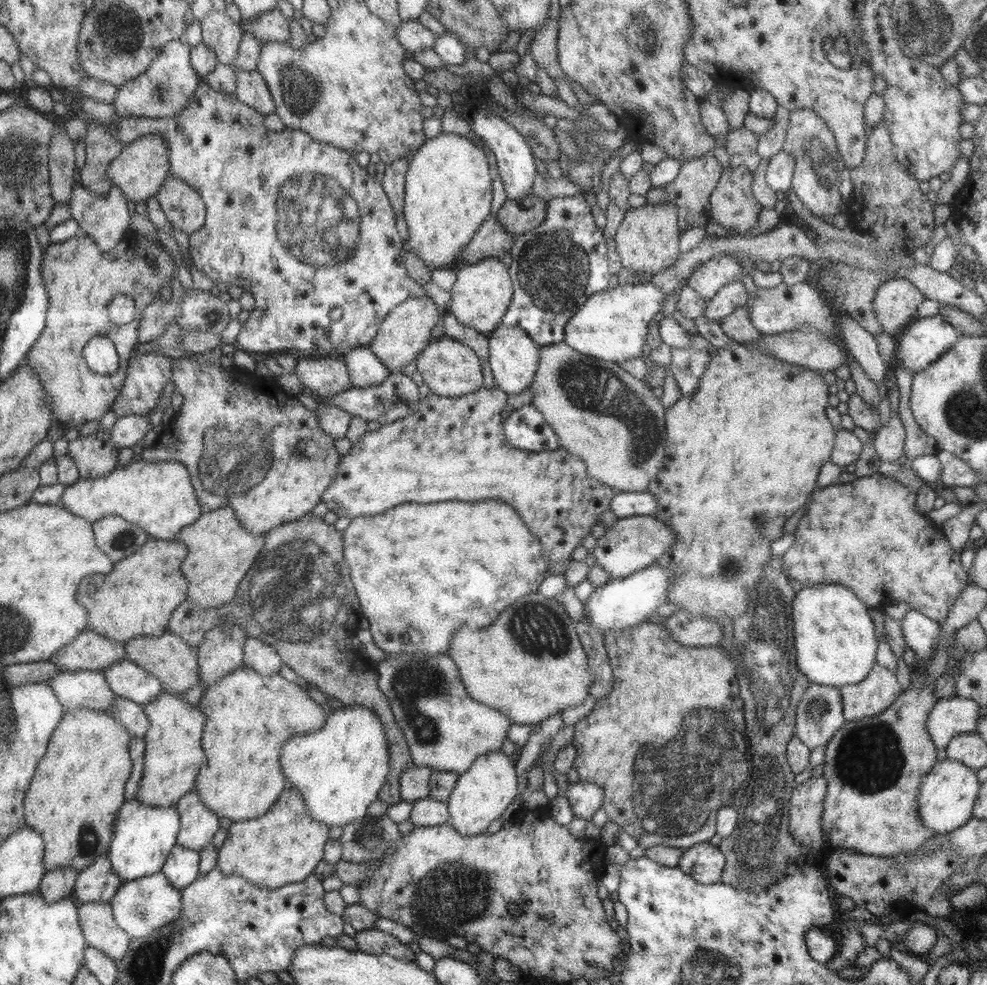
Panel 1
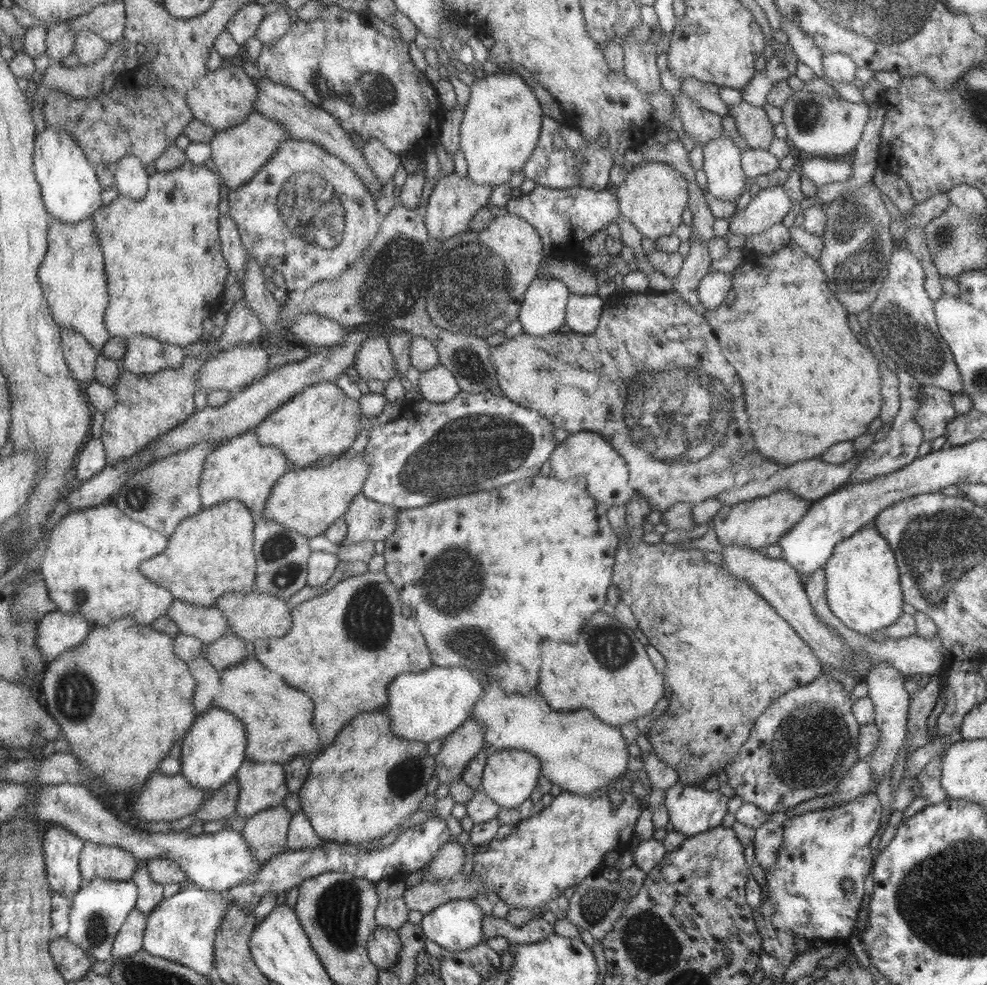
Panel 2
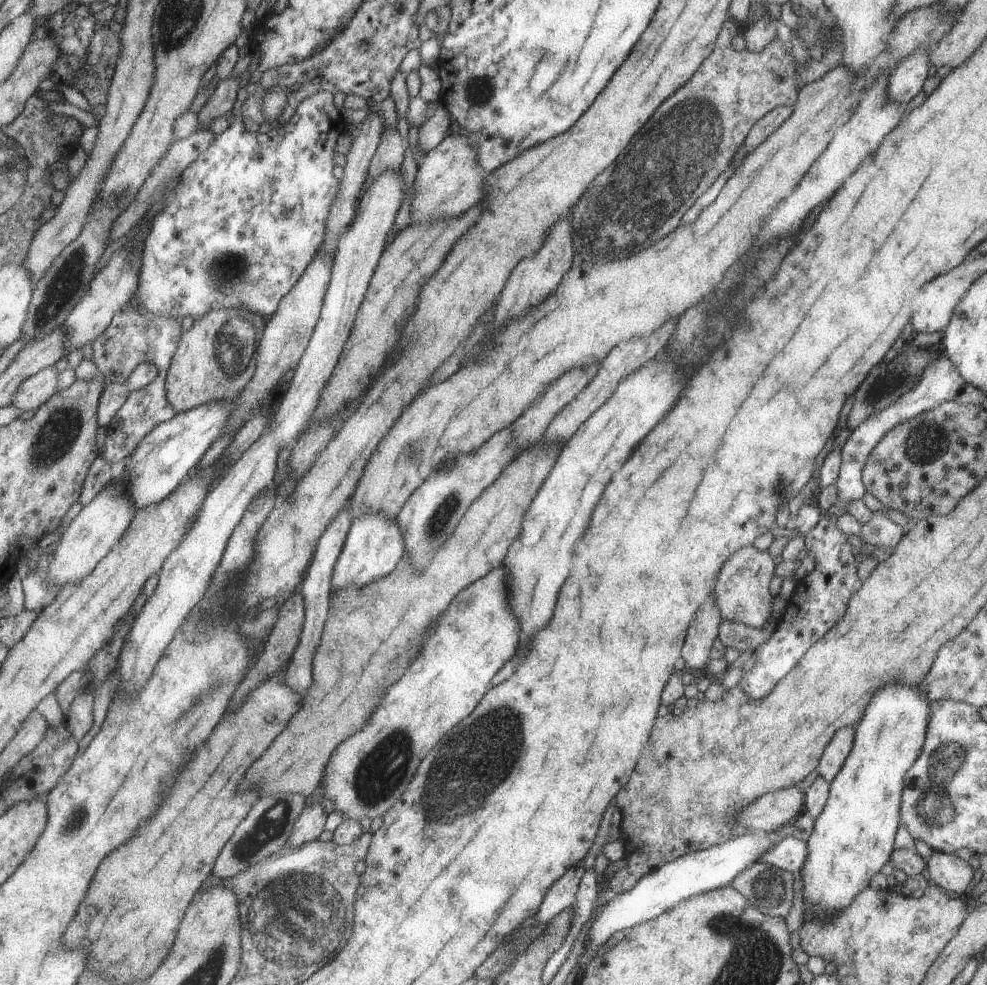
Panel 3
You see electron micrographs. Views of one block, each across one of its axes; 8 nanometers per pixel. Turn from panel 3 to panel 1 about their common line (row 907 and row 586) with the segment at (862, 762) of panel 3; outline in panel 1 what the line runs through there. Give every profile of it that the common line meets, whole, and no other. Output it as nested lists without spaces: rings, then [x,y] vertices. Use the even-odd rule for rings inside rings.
[[[837,583],[804,587],[792,600],[798,669],[812,682],[841,687],[857,685],[876,665],[876,628],[866,603]]]

